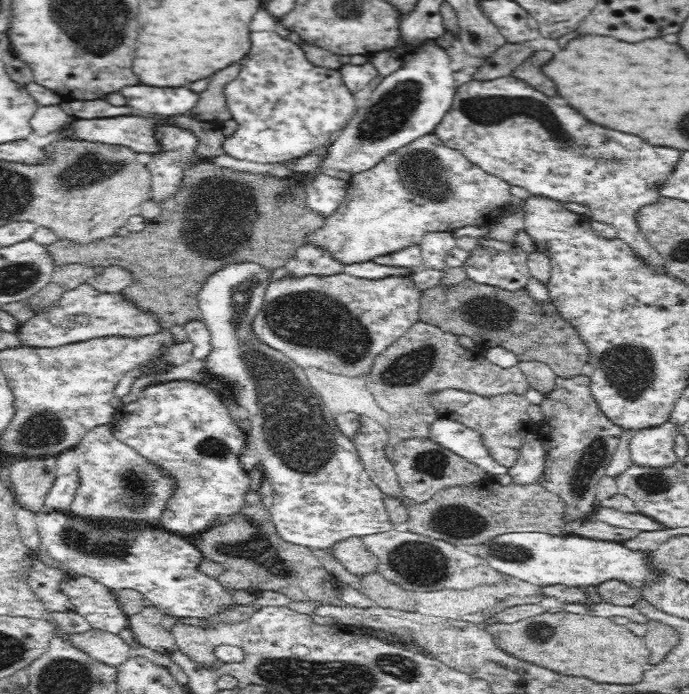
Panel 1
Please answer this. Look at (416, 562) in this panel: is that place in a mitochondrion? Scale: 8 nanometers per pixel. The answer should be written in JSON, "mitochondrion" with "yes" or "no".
{"mitochondrion":"yes"}

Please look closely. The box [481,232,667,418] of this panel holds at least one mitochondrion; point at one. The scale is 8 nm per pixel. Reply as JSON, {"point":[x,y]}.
{"point":[630,371]}

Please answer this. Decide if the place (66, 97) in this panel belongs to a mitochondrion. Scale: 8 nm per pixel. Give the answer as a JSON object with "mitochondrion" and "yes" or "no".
{"mitochondrion":"no"}

